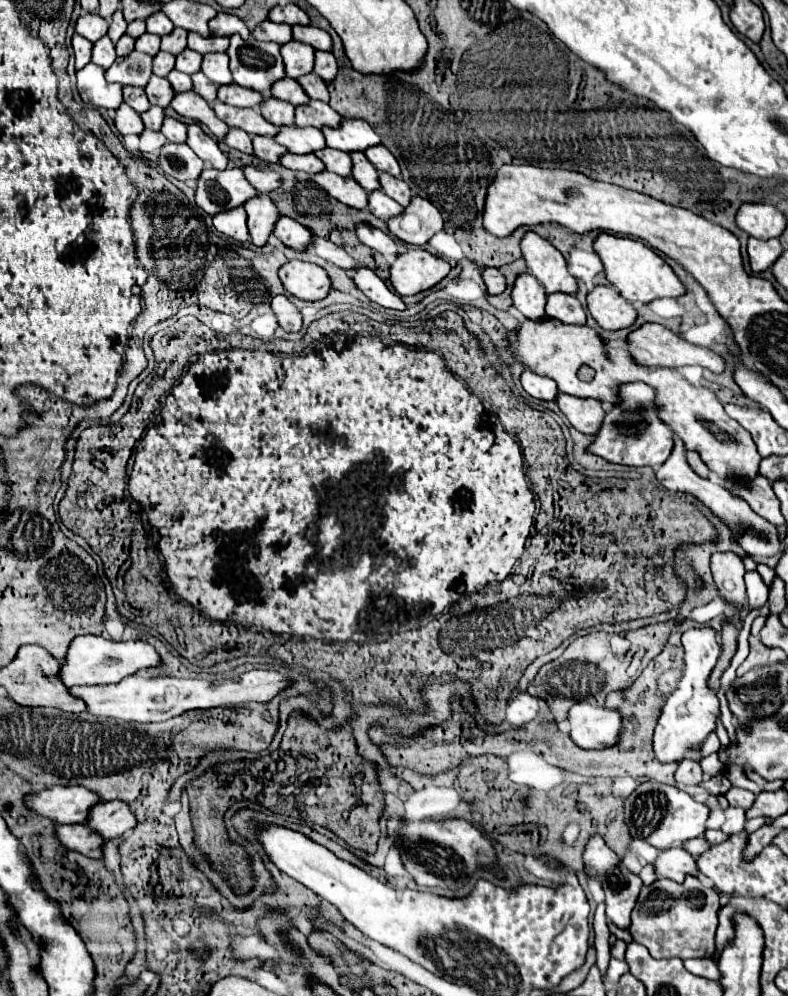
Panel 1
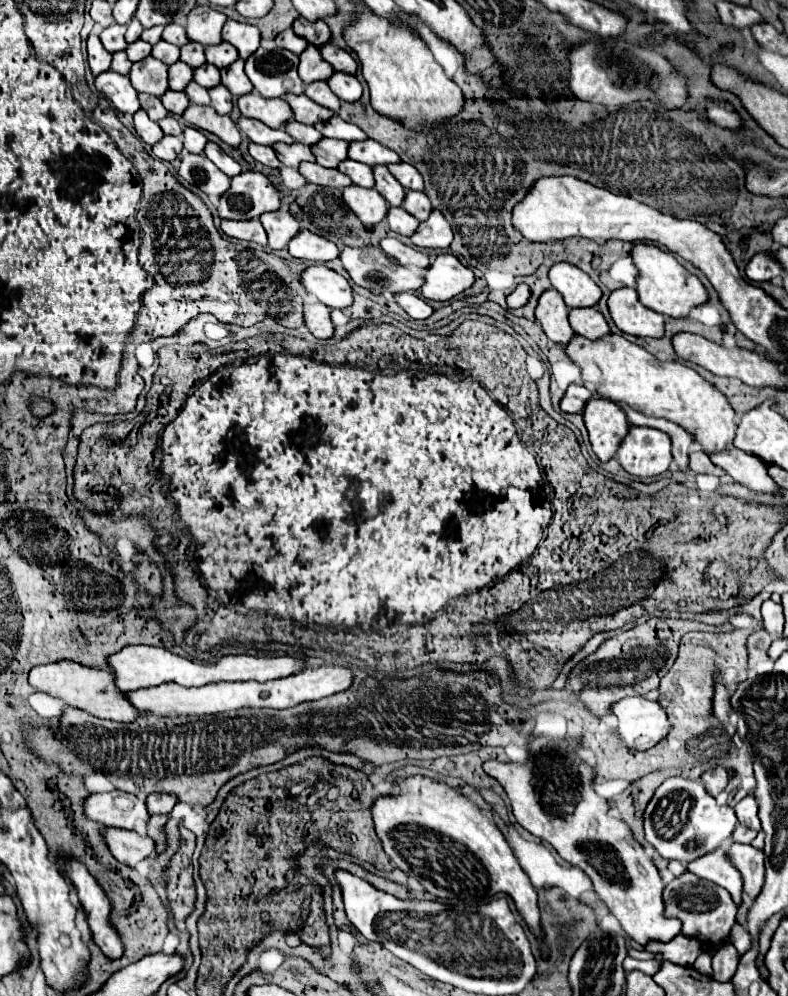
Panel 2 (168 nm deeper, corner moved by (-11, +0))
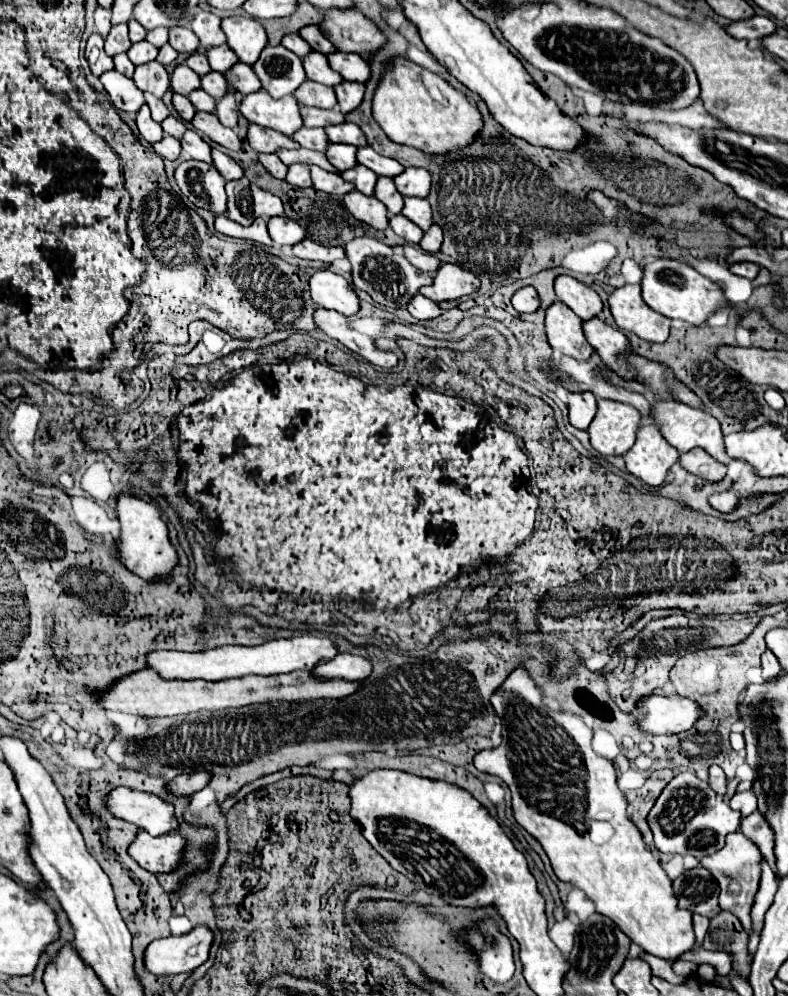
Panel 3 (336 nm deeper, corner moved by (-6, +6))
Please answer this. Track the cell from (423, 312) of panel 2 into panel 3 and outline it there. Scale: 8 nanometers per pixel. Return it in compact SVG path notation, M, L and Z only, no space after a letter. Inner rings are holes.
M422 294L414 296L412 304L408 304L408 312L410 312L416 320L434 320L436 316L442 314L440 306L438 306L436 302L428 300L428 298L422 296Z

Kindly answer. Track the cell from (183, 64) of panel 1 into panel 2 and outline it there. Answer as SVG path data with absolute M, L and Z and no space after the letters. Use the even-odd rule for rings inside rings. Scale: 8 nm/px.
M205 64L205 66L199 66L197 70L193 70L193 80L195 80L197 84L205 86L205 88L217 86L217 84L221 82L217 66L209 66L209 64Z

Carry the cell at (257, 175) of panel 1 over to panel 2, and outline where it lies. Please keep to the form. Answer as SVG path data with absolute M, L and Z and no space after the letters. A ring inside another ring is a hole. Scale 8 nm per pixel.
M283 168L281 170L281 178L283 178L283 184L289 188L289 190L295 190L295 188L301 188L307 180L293 168Z

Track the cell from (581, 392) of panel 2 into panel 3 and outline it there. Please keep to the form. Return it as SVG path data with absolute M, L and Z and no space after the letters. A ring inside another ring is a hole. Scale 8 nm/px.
M592 392L570 394L568 410L570 410L570 424L574 428L588 430L588 424L594 420L596 414L596 396Z

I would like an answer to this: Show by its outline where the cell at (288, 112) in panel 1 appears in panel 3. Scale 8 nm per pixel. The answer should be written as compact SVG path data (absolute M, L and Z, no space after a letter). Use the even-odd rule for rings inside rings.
M300 128L294 136L292 136L302 148L310 148L310 150L320 150L324 152L330 144L326 132L322 128Z

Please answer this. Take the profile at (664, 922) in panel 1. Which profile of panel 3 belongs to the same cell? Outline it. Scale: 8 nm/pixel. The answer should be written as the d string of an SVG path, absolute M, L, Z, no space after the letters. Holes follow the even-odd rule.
M702 866L692 868L684 876L676 878L674 892L680 900L680 908L688 908L708 918L714 918L720 912L718 884L714 876Z

